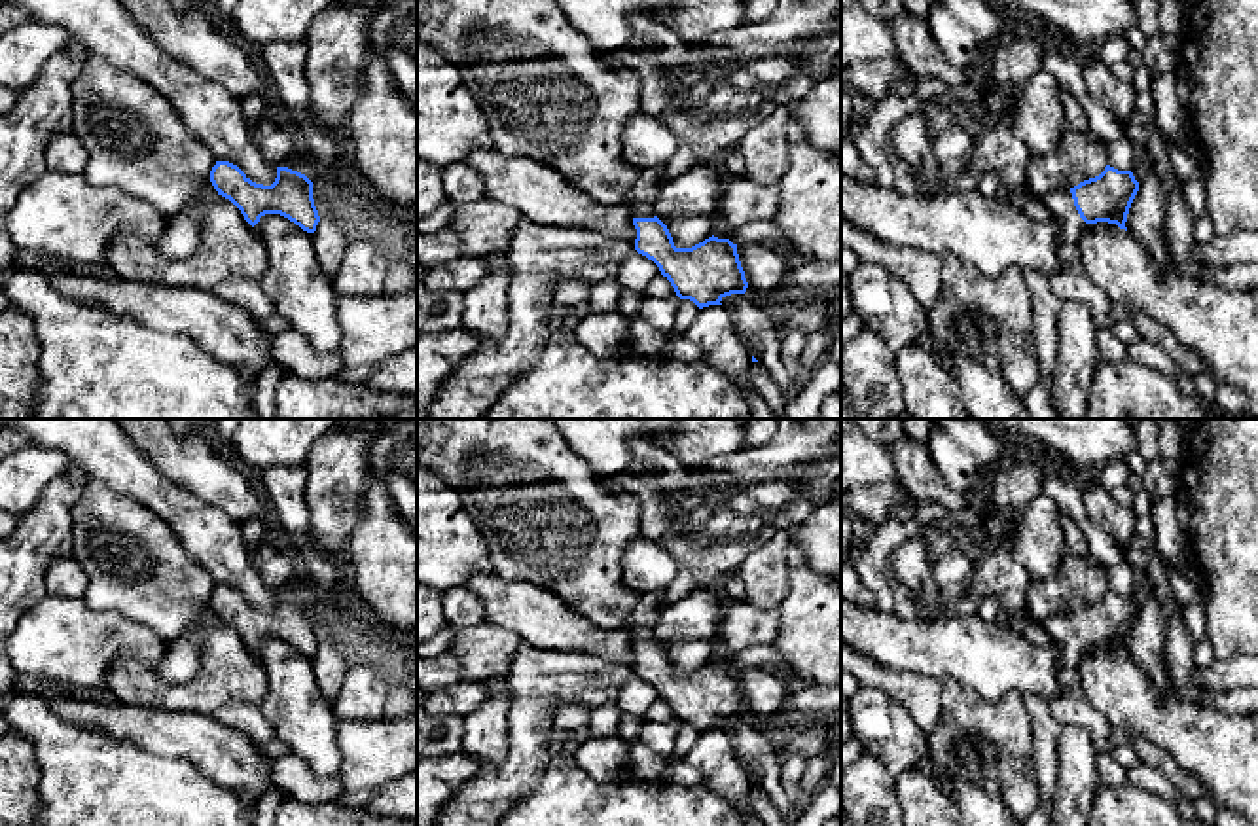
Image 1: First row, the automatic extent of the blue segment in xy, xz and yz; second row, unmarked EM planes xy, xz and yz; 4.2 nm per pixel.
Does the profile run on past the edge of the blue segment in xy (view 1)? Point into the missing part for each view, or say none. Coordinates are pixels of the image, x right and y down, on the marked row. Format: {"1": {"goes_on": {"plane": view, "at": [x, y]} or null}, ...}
{"1": {"goes_on": null}}

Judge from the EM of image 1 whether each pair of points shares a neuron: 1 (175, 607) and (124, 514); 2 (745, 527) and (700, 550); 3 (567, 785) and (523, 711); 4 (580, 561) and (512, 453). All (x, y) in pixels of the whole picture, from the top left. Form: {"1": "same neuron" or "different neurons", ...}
{"1": "same neuron", "2": "same neuron", "3": "different neurons", "4": "same neuron"}

